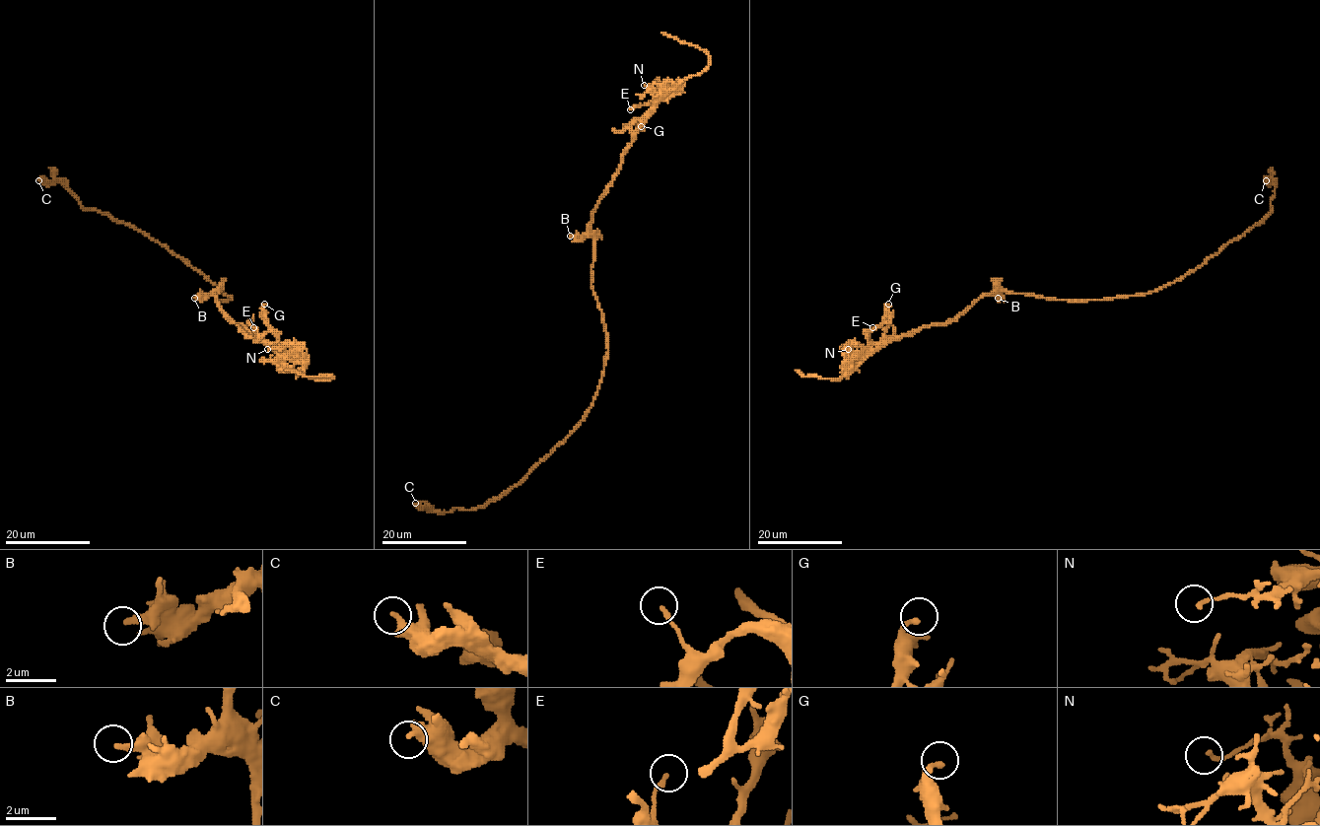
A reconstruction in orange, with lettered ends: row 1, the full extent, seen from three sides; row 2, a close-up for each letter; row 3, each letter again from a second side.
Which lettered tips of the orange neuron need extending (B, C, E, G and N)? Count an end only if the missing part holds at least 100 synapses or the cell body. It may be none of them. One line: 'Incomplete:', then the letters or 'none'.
Incomplete: none

